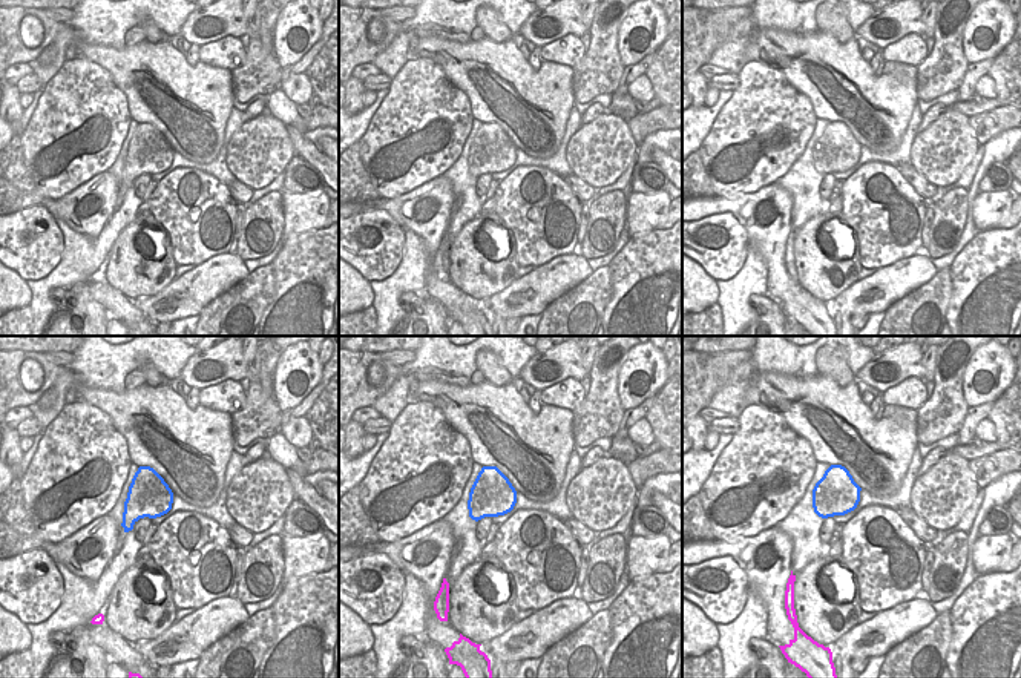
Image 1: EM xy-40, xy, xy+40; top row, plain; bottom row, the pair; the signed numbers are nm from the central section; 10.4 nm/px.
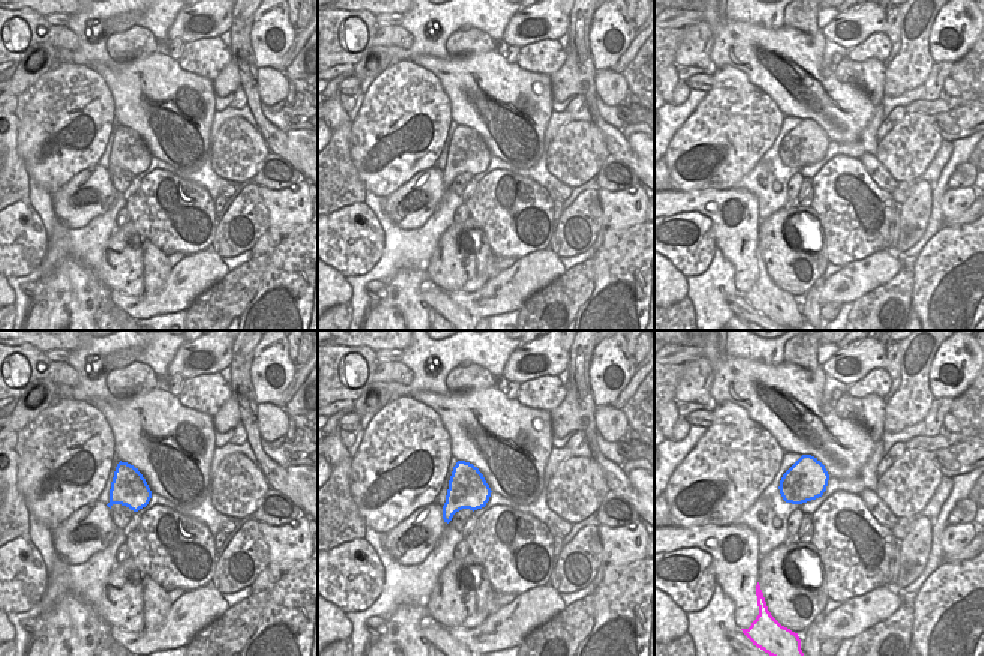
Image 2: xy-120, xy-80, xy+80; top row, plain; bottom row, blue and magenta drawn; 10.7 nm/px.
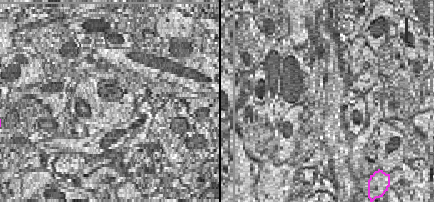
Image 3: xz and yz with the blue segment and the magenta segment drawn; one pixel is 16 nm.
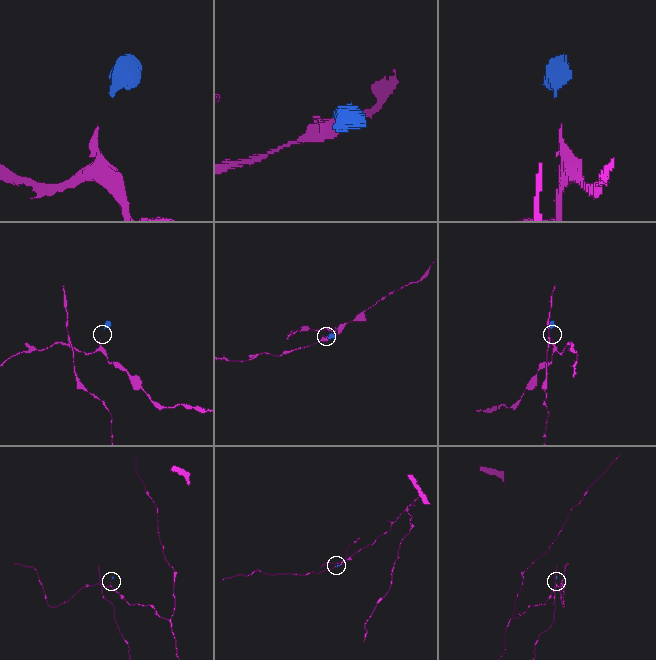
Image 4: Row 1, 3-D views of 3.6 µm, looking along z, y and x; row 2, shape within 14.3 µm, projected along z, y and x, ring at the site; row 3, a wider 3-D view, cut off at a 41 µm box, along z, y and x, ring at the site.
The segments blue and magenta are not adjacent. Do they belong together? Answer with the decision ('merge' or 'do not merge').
merge

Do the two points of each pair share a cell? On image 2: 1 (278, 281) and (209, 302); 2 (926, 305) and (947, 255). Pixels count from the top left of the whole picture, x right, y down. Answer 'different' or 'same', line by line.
1: different
2: same

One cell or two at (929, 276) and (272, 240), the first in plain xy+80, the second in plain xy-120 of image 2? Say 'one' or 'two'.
two

